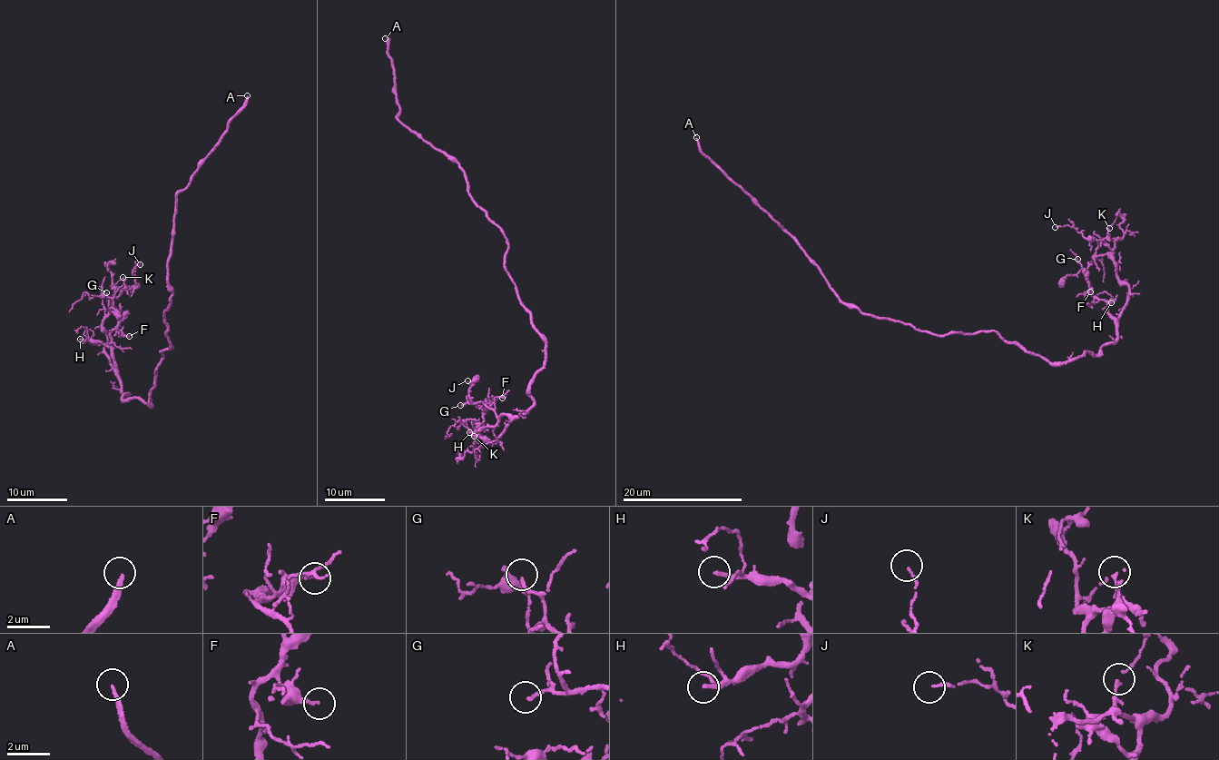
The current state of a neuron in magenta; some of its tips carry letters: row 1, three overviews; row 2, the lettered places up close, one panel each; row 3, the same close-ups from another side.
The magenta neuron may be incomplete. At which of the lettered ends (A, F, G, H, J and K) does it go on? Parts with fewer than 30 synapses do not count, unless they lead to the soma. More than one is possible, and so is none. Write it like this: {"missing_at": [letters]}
{"missing_at": ["A", "H"]}

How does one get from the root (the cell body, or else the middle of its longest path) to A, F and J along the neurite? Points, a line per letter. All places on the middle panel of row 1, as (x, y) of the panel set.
A: (506, 267), (508, 241), (470, 196), (466, 172), (398, 118), (395, 70), (385, 38)
F: (506, 267), (545, 357), (527, 390), (533, 406), (515, 418), (499, 417), (486, 406), (502, 398)
J: (506, 267), (545, 343), (527, 390), (533, 406), (495, 444), (475, 440), (483, 408), (467, 380)

